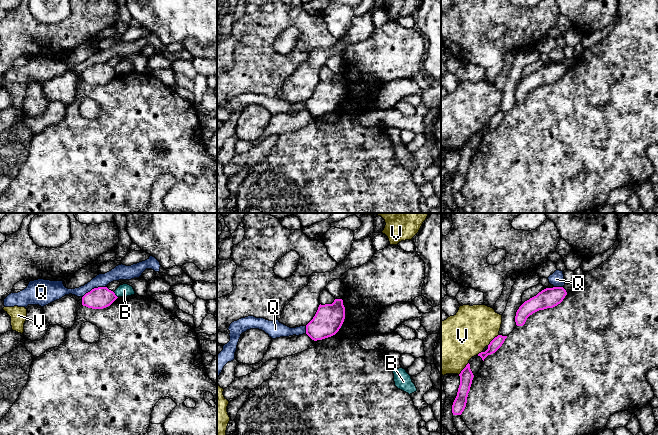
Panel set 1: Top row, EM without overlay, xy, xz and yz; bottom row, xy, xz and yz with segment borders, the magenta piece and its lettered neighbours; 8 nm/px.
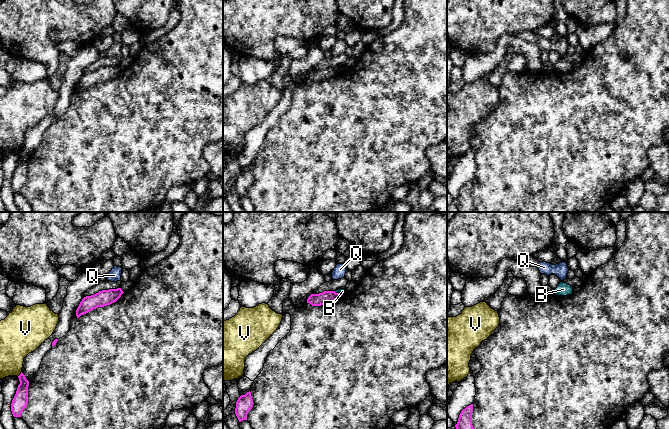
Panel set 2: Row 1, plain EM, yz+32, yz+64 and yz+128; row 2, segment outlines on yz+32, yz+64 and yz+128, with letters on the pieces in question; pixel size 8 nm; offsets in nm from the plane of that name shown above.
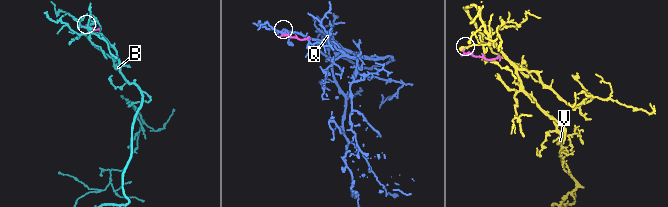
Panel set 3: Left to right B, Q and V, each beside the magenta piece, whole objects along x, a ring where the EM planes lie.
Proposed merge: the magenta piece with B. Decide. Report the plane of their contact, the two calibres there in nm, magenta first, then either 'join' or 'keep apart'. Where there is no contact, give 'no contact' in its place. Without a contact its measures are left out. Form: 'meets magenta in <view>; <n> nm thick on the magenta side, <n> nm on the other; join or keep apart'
meets magenta in xy; 180 nm thick on the magenta side, 100 nm on the other; keep apart

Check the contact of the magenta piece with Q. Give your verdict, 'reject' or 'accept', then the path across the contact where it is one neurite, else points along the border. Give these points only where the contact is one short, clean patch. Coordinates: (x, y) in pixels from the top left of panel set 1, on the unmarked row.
reject | along xy (105, 62), (92, 64), (82, 73)

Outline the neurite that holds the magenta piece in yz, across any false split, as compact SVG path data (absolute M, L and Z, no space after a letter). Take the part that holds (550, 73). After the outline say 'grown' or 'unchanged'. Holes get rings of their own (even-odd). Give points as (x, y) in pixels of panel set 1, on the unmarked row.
M553 63L542 66L519 83L515 92L516 101L523 102L527 94L539 86L557 82L563 77L566 71L567 68L563 63Z; unchanged

